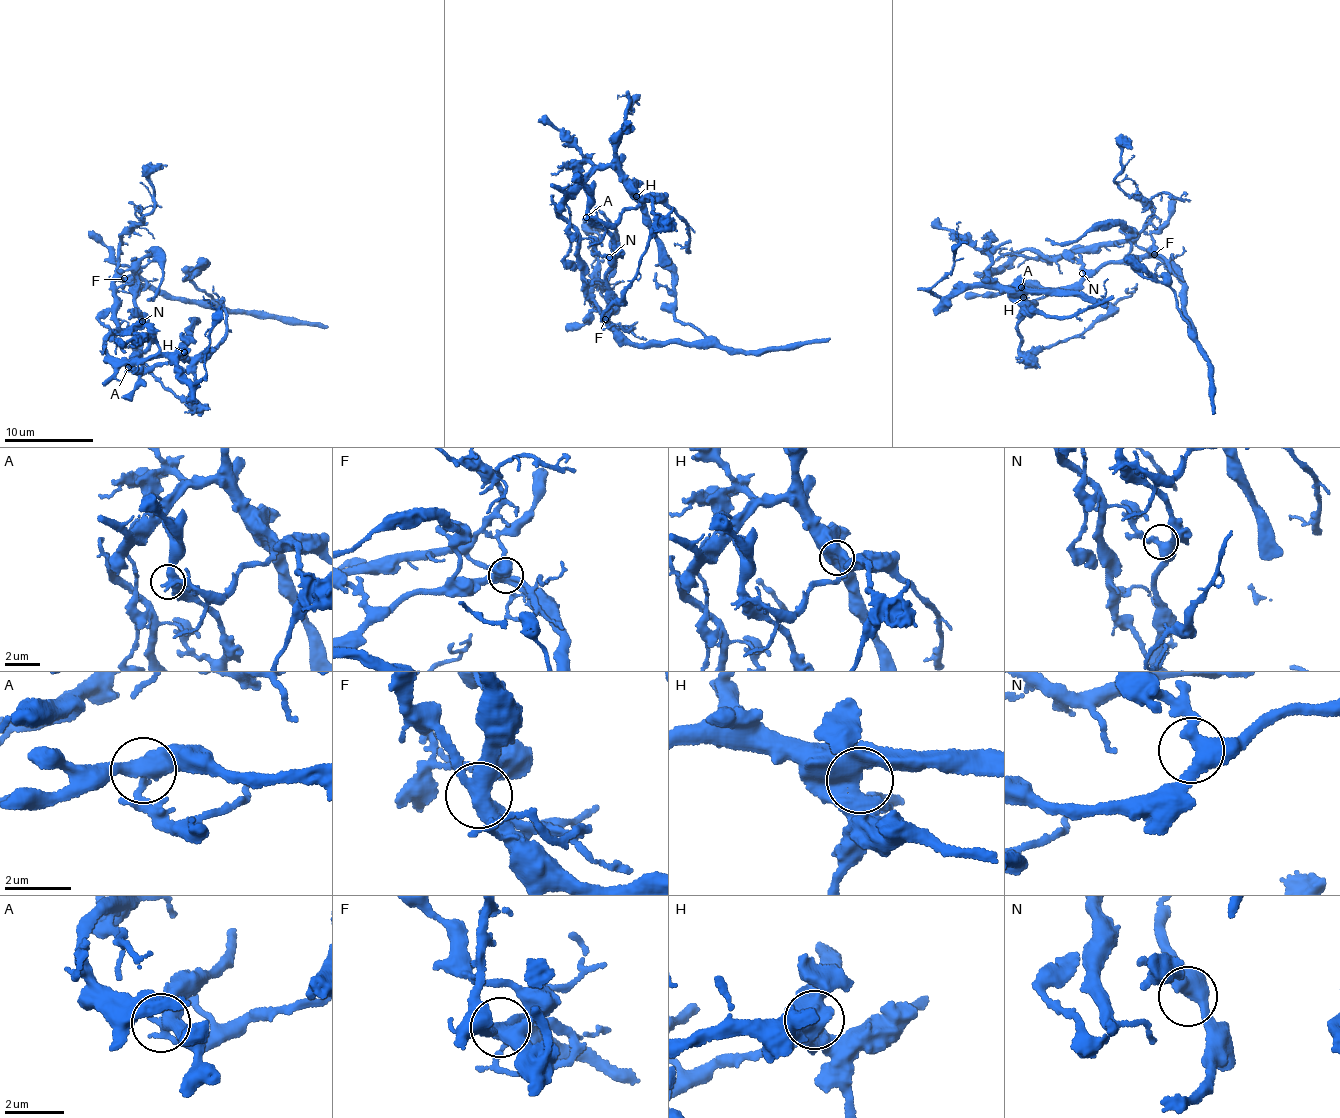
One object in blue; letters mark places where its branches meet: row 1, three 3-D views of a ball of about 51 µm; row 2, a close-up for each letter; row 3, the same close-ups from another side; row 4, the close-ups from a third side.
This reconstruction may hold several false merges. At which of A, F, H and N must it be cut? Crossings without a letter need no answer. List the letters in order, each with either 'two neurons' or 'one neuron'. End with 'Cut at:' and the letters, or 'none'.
A: two neurons
F: two neurons
H: one neuron
N: one neuron
Cut at: A, F

